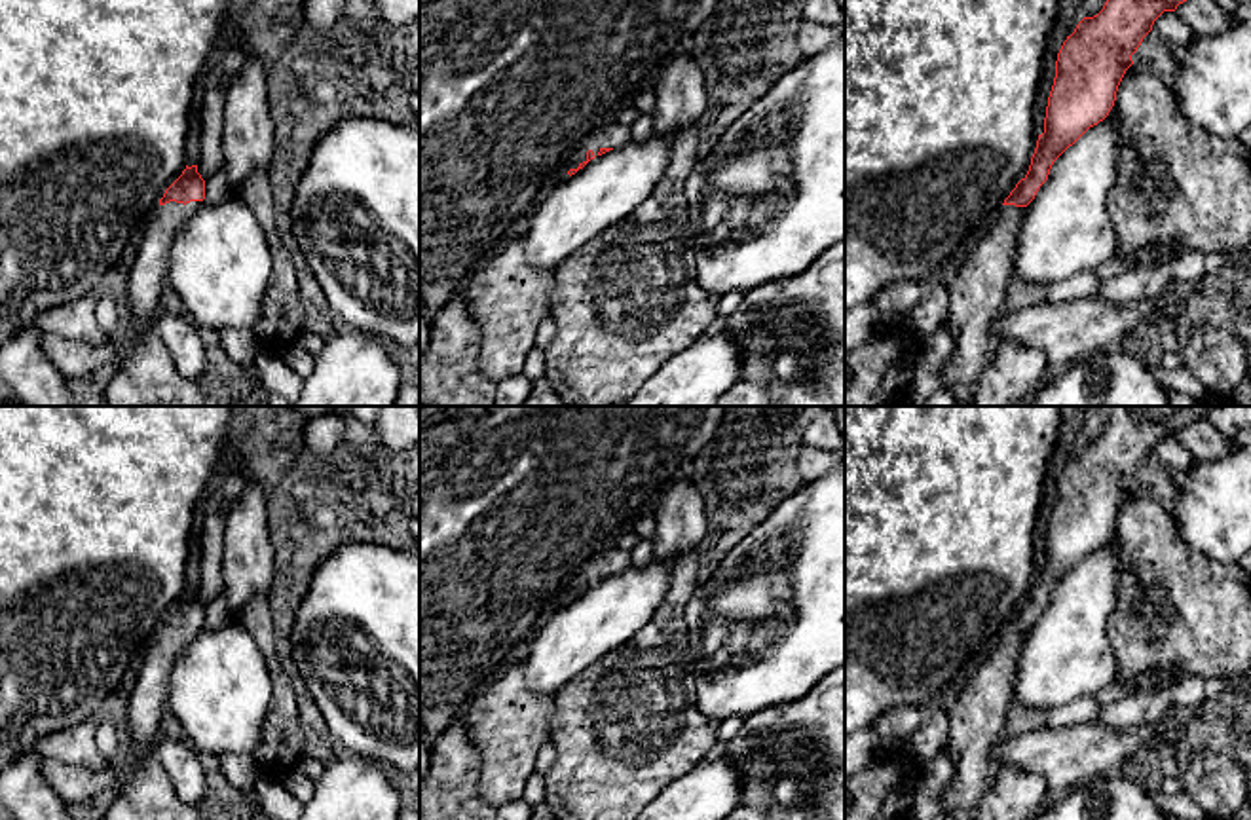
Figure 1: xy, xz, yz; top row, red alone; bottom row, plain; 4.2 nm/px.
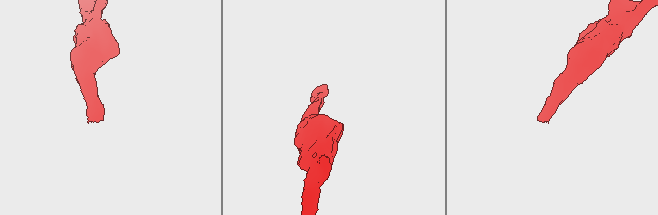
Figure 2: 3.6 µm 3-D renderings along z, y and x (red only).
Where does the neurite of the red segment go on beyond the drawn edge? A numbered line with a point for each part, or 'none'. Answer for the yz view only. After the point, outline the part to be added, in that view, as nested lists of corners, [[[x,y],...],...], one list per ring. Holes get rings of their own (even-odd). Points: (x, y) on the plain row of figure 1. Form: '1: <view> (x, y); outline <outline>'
1: yz (978, 710); outline [[[1000,630],[985,661],[947,702],[953,776],[942,795],[943,814],[974,814],[997,784],[1000,767],[993,759],[993,748],[1002,740],[1014,708],[1016,662],[1023,640],[1025,632]]]

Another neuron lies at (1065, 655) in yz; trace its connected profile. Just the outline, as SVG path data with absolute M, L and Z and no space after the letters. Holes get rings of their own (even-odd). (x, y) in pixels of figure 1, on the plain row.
M1107 541L1052 590L1016 662L1014 708L1050 712L1118 680L1109 619L1120 598L1118 560Z

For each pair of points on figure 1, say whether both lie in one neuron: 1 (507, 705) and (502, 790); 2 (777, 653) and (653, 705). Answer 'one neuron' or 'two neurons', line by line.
1: one neuron
2: two neurons

